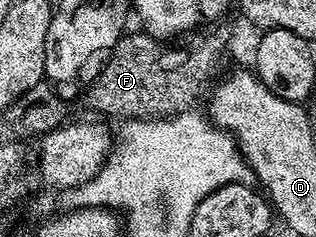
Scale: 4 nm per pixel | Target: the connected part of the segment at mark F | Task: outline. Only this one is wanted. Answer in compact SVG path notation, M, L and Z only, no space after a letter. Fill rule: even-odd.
M214 23L200 31L194 31L184 38L185 45L176 49L176 44L166 43L164 40L150 37L144 31L126 32L115 43L115 47L108 54L107 60L102 64L99 75L89 84L83 94L86 101L97 113L110 113L120 119L168 119L186 112L189 105L201 93L209 72L221 57L221 52L229 45L229 29L225 23Z

